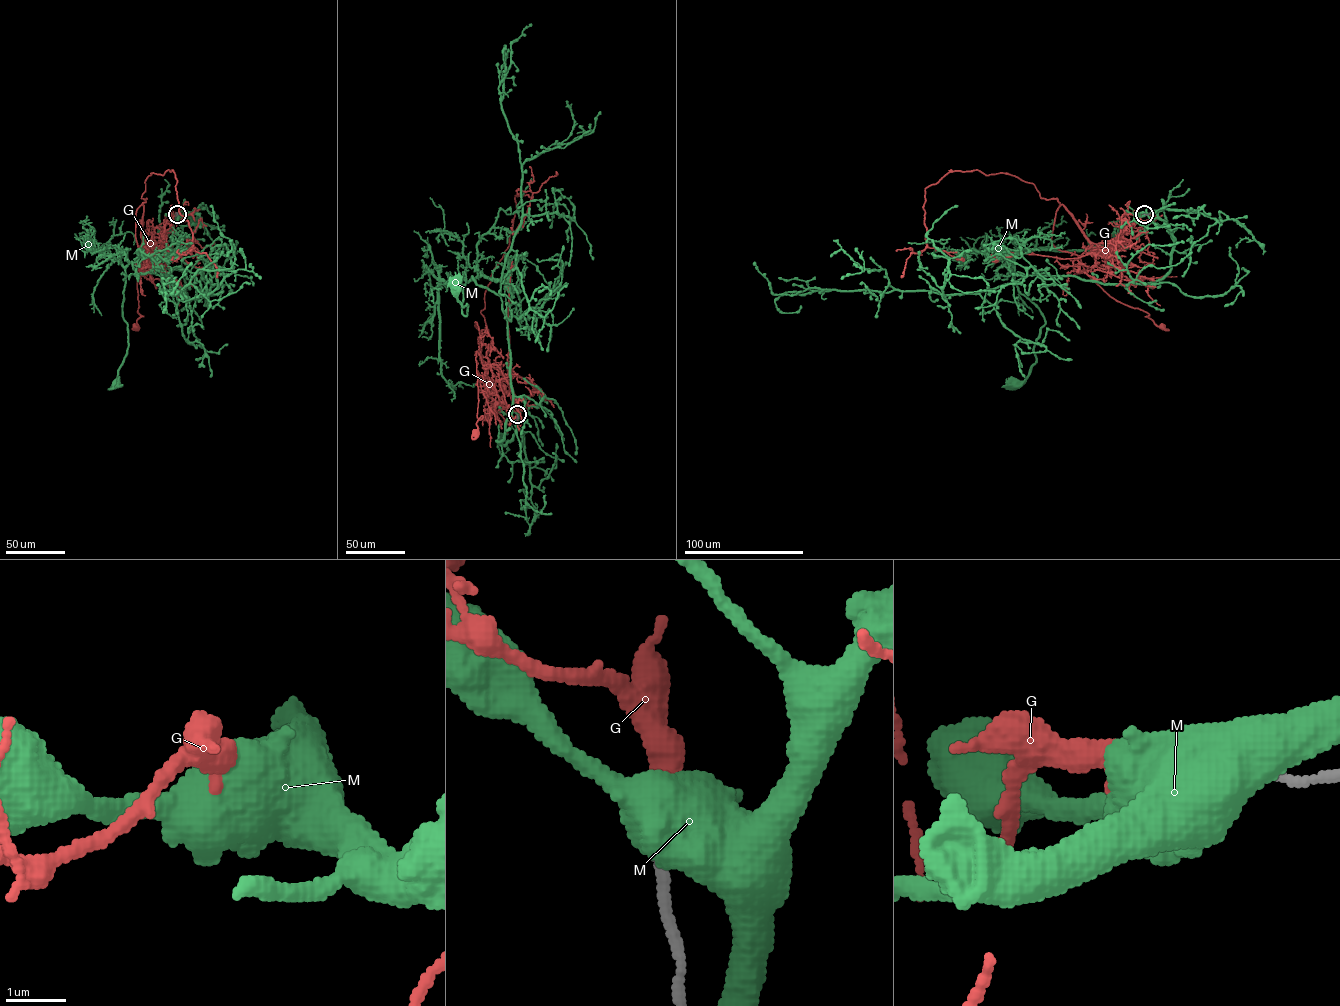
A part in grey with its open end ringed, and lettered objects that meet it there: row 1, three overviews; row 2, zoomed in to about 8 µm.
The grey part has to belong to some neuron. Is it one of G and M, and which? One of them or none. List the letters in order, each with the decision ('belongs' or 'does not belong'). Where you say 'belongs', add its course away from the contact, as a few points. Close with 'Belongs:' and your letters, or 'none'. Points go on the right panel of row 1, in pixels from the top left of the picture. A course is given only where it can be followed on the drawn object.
G: belongs | via (1143, 214), (1129, 239), (1092, 243), (1061, 204), (1051, 241), (1077, 255), (1110, 296), (1163, 326)
M: does not belong
Belongs: G

